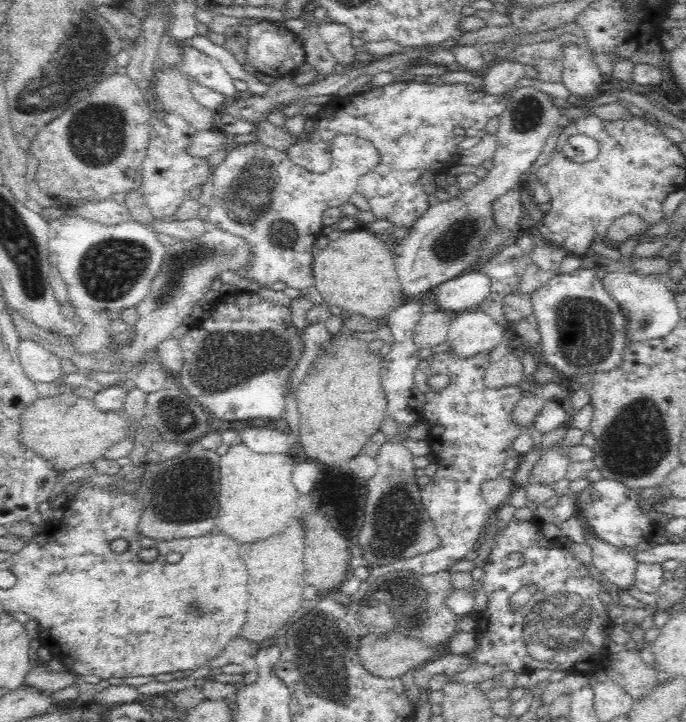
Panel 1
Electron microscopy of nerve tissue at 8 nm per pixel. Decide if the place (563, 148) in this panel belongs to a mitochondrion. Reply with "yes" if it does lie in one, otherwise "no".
no

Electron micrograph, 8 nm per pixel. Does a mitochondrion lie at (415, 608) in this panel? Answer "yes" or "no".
yes

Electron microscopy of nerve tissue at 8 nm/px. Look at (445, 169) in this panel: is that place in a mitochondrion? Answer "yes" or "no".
no

